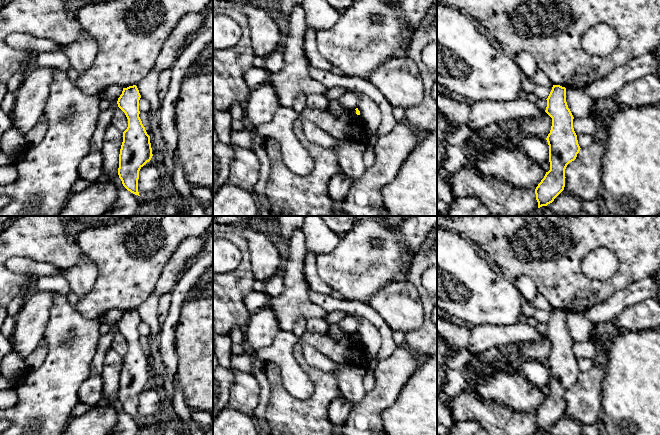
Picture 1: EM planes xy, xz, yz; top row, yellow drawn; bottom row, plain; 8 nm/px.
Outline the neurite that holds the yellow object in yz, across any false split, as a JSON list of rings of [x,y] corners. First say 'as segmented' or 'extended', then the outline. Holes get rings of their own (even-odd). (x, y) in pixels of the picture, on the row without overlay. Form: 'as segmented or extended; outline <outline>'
as segmented; outline [[[553,309],[545,336],[552,342],[546,364],[549,369],[550,394],[535,413],[538,432],[547,430],[564,414],[565,393],[580,375],[573,352],[573,339],[566,326],[566,312]]]

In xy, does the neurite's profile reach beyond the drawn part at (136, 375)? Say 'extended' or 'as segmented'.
as segmented

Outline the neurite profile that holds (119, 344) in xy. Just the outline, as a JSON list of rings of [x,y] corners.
[[[117,332],[115,334],[113,341],[111,343],[111,348],[122,357],[127,353],[128,343],[125,337],[120,332]]]

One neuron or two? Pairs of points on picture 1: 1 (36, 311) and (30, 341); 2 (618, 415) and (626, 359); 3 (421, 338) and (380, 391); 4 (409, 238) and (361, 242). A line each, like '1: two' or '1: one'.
1: one
2: one
3: two
4: two

